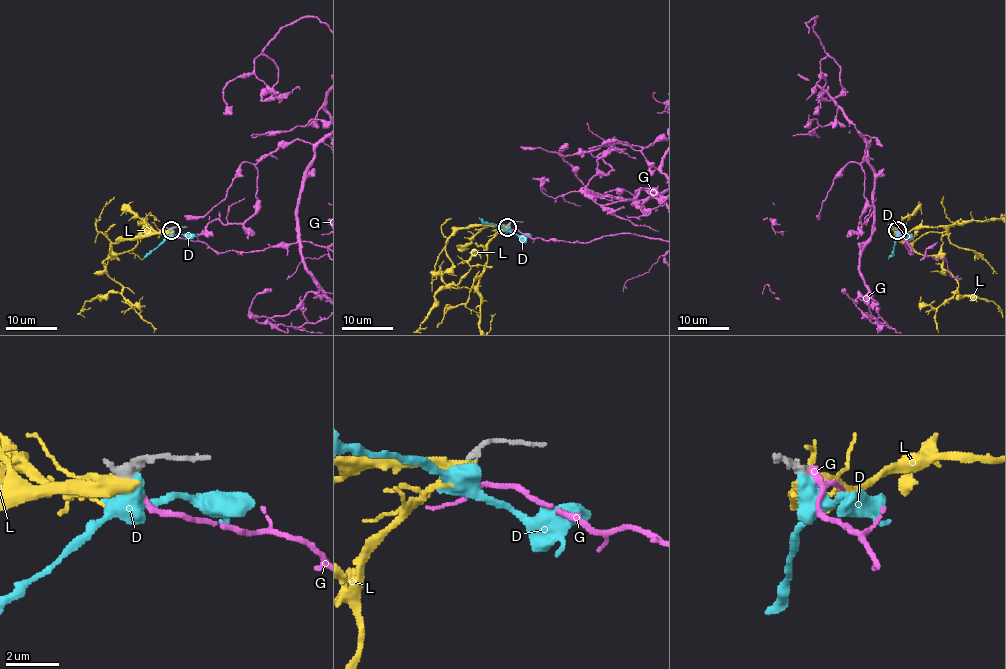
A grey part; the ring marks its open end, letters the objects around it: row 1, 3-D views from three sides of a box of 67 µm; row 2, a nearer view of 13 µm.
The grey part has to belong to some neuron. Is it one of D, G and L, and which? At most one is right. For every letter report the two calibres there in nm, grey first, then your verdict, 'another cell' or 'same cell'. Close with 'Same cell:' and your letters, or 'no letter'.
D: 480 nm thick on the grey side, 500 nm on the other; another cell
G: 460 nm thick on the grey side, 240 nm on the other; same cell
L: 460 nm thick on the grey side, 420 nm on the other; another cell
Same cell: G

